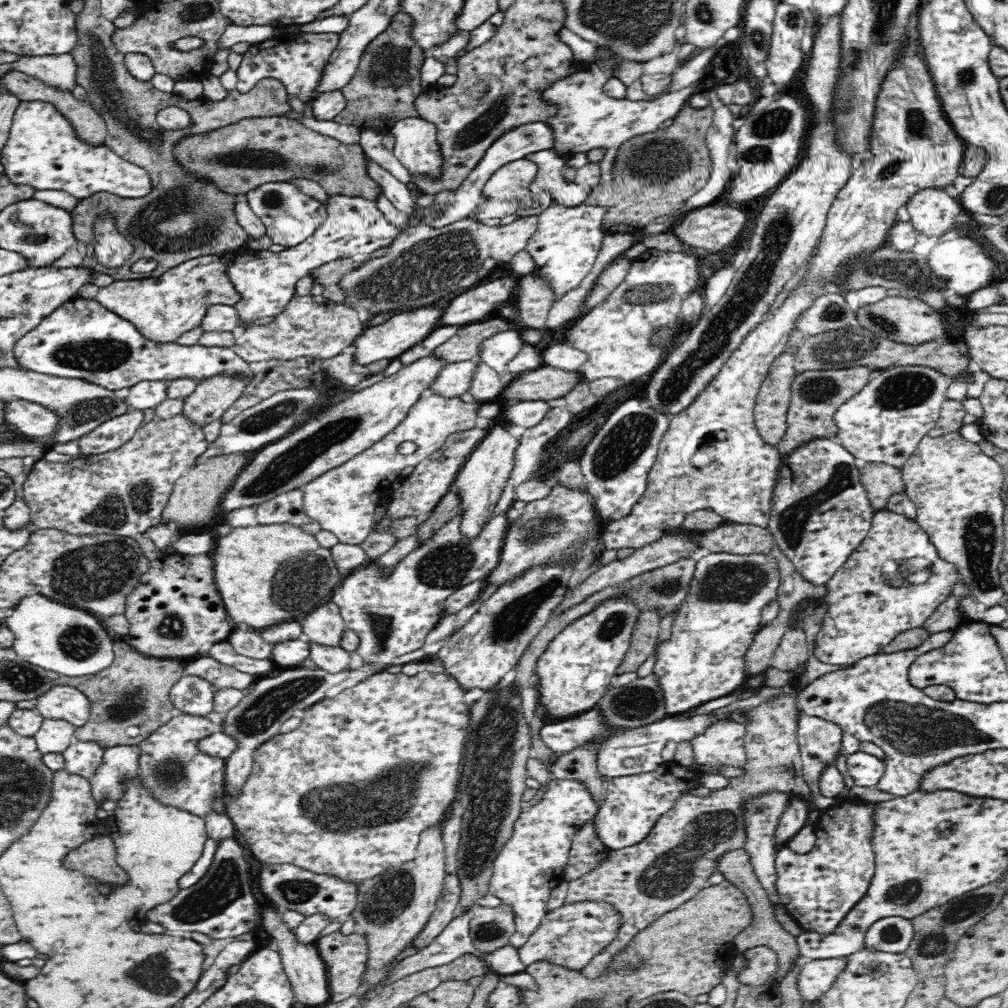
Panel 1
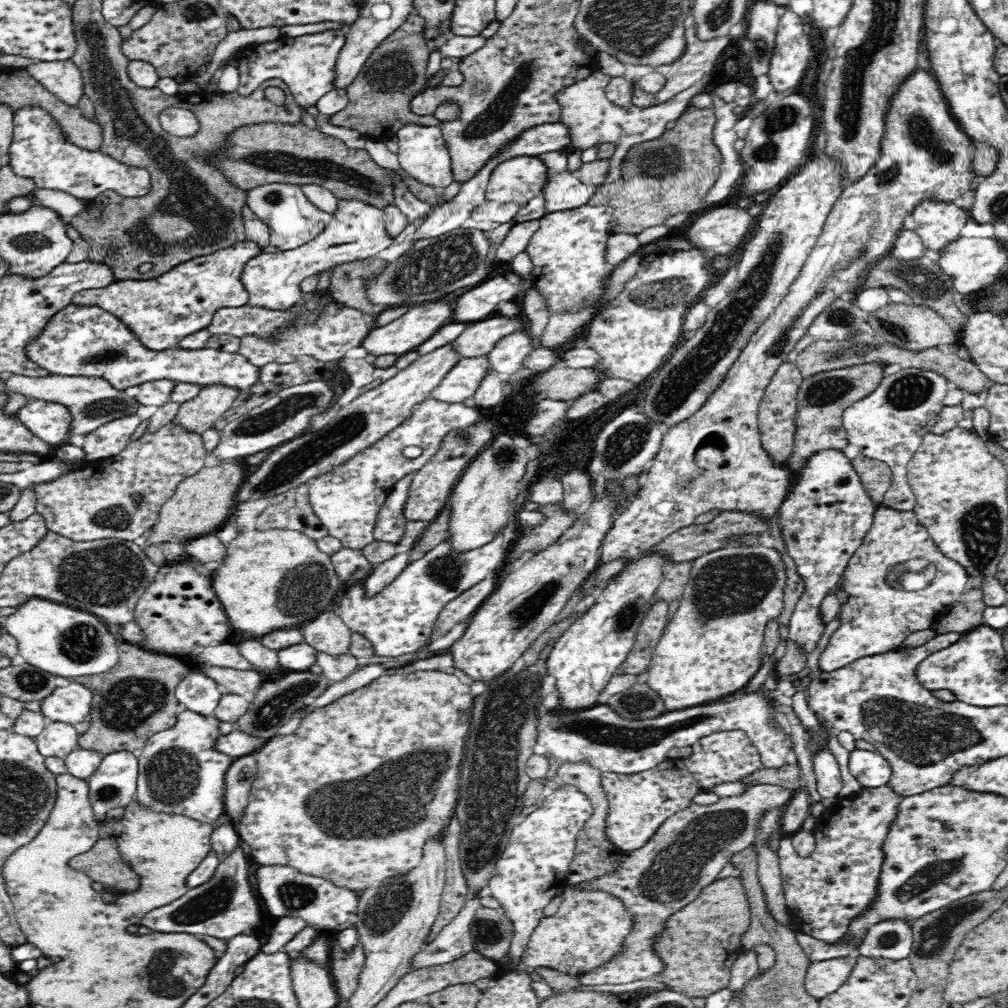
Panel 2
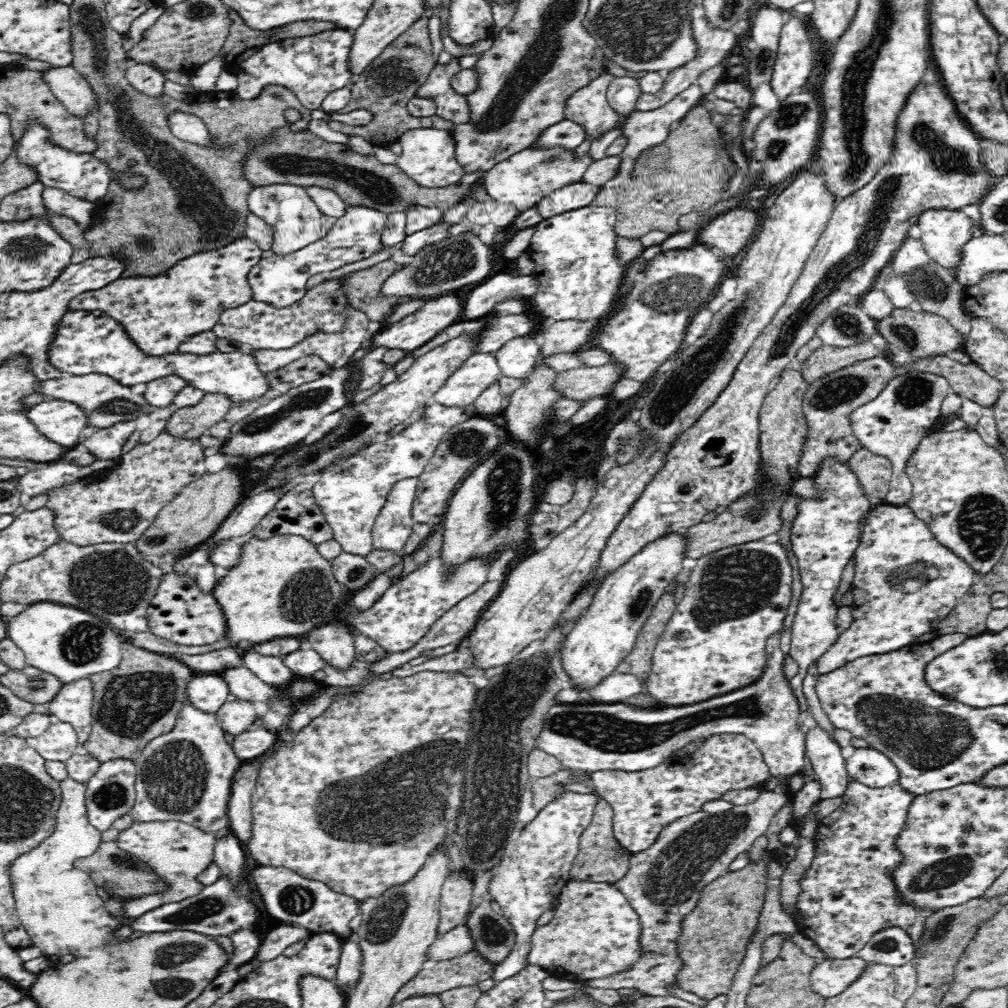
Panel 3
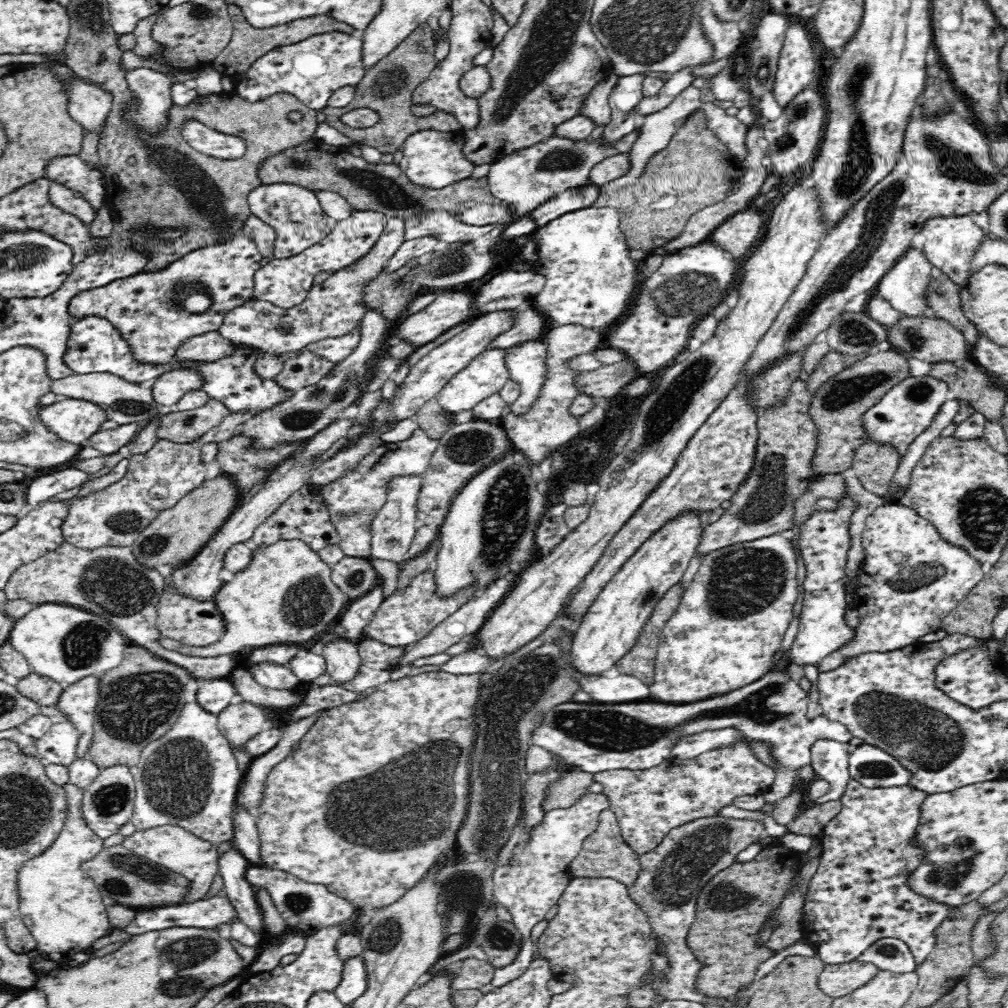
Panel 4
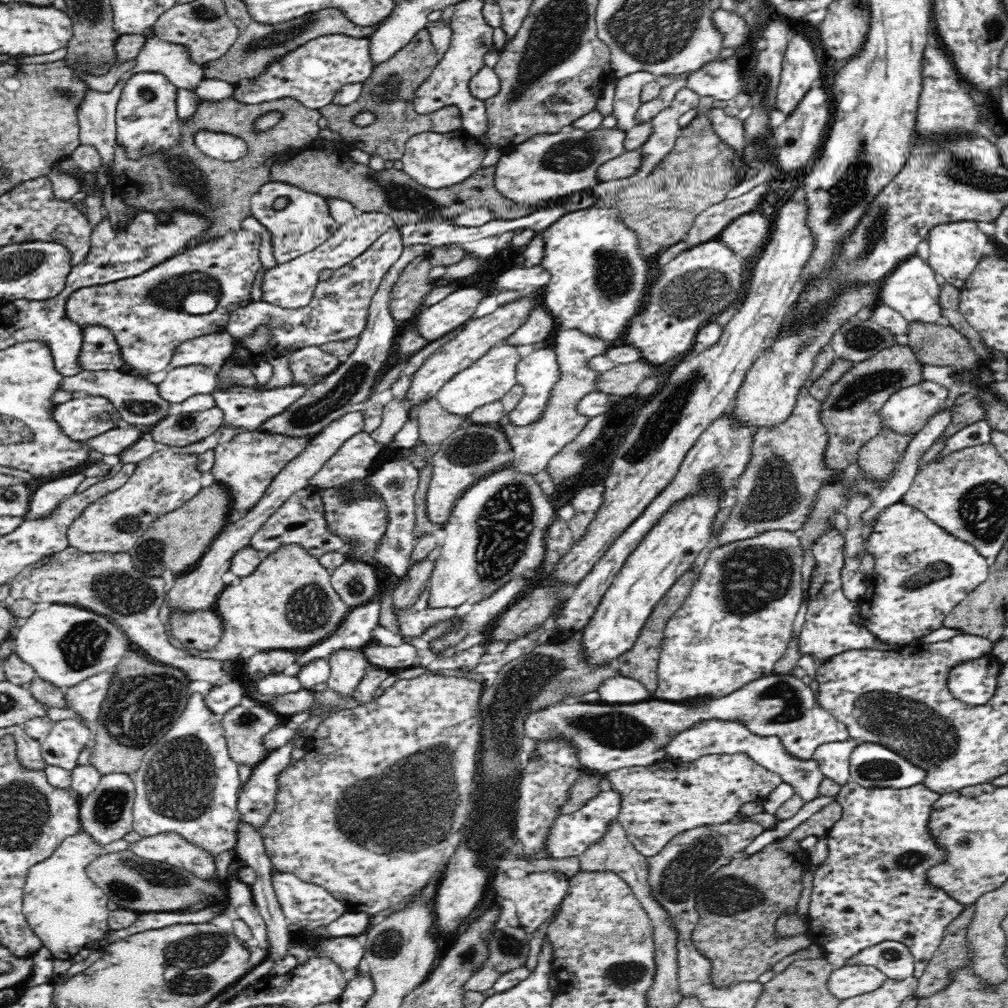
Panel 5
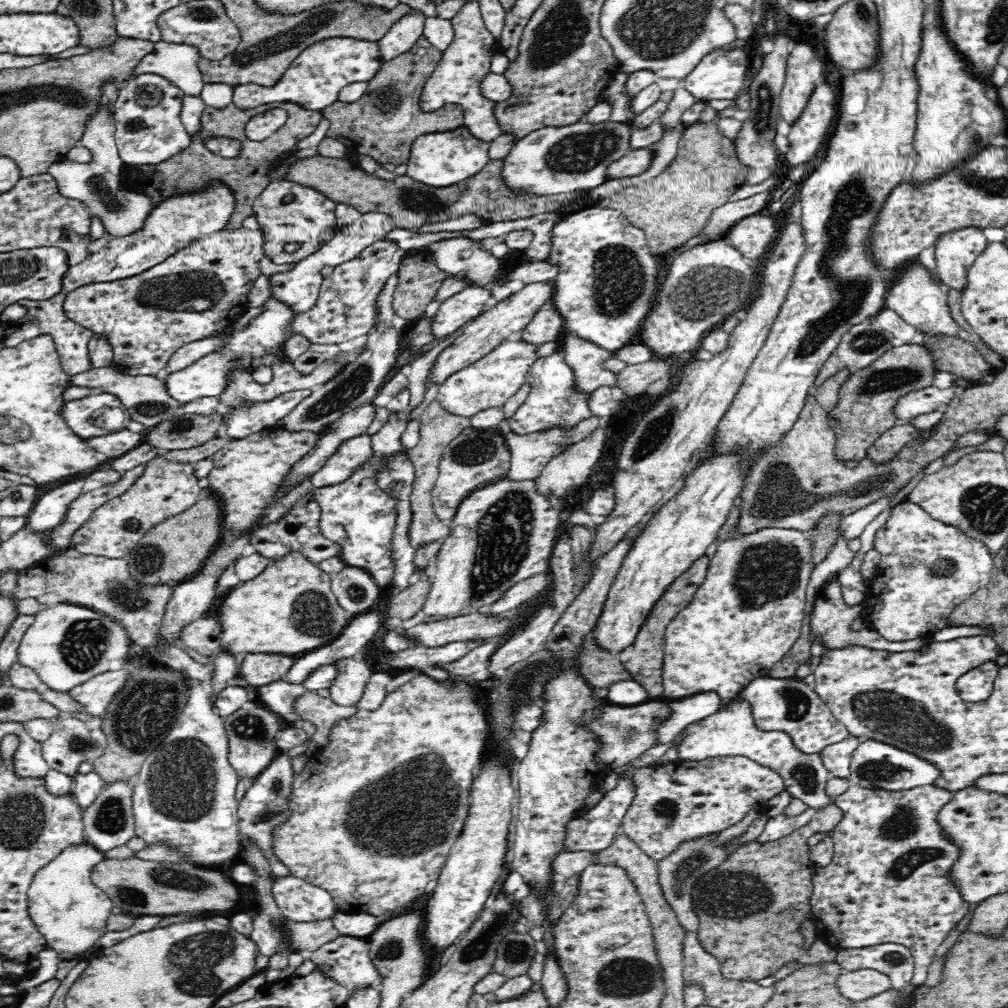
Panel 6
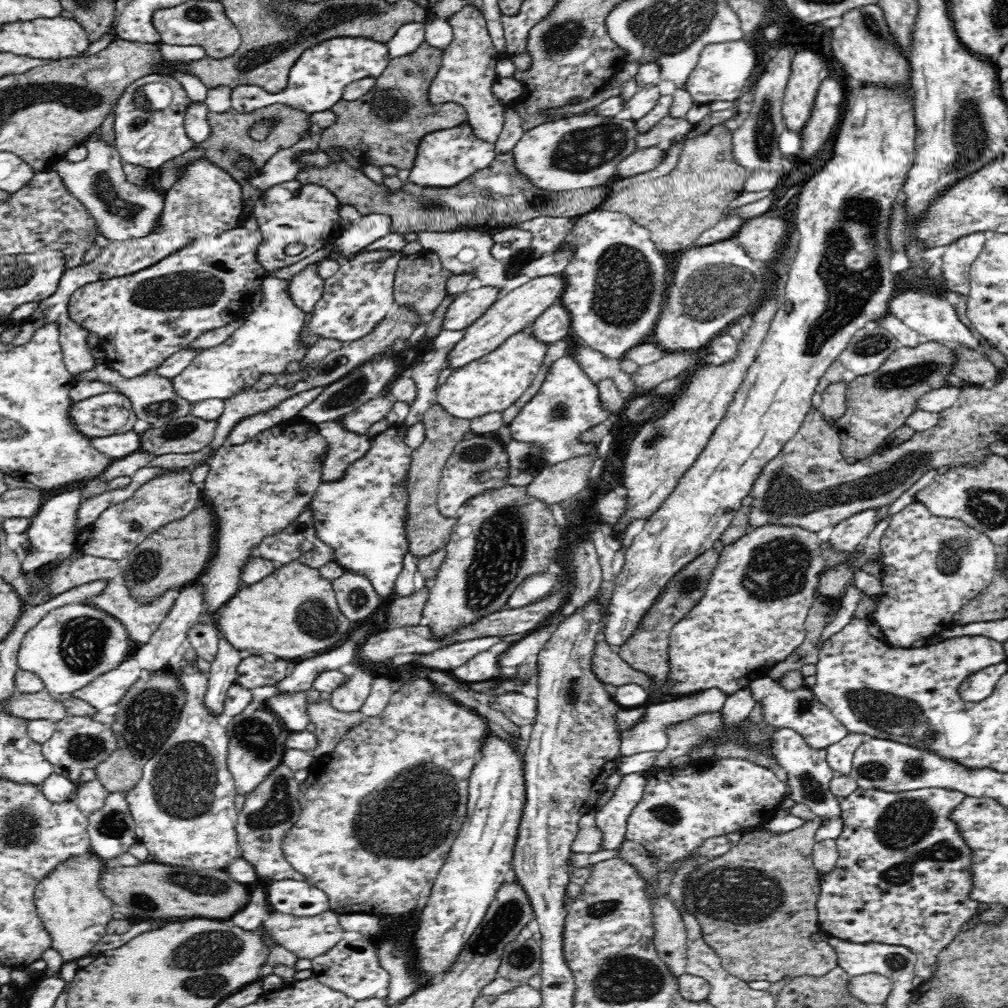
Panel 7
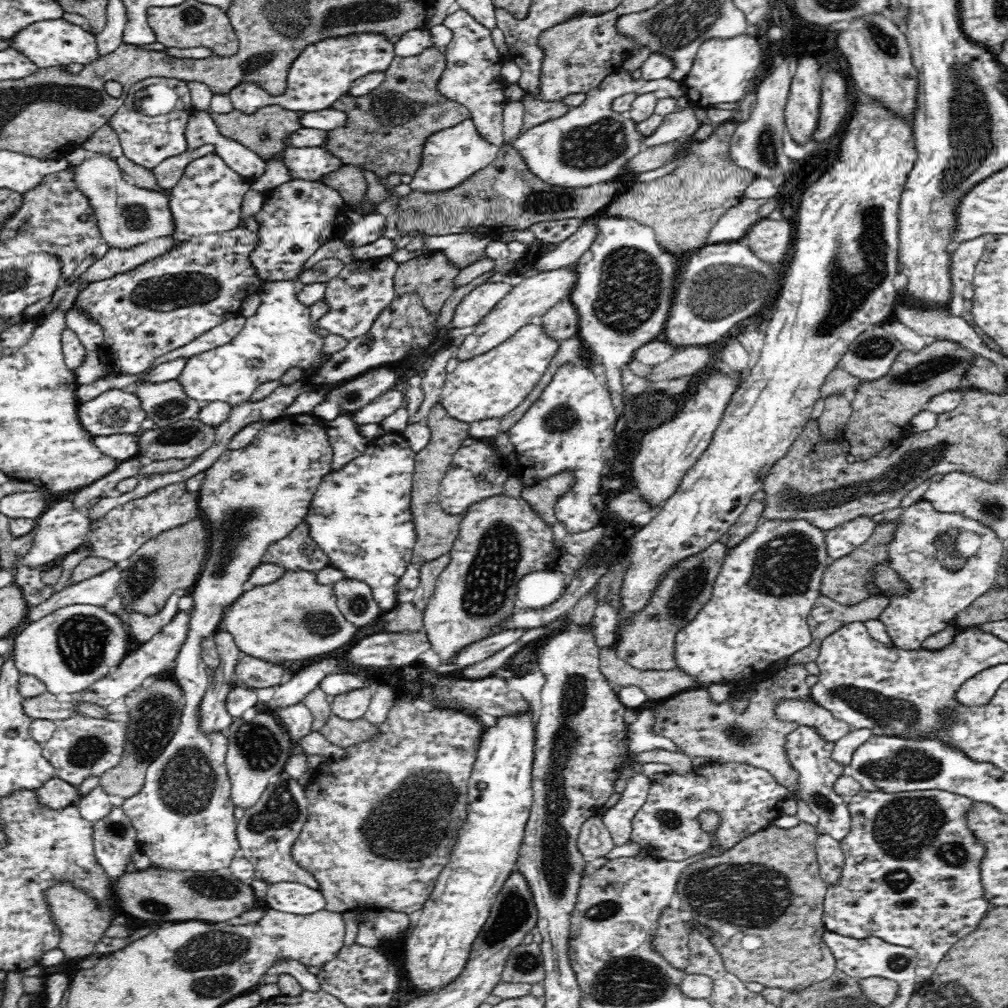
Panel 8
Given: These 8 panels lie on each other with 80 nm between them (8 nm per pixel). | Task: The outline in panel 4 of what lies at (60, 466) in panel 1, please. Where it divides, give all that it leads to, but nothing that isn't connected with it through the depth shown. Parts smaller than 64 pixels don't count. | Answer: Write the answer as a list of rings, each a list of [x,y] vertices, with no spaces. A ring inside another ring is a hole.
[[[158,439],[144,454],[131,456],[127,473],[108,488],[100,489],[90,496],[76,499],[69,504],[68,520],[62,524],[66,543],[82,549],[131,547],[136,537],[144,531],[164,509],[172,508],[183,496],[199,487],[206,480],[206,465],[202,463],[201,448],[194,443],[178,444]]]

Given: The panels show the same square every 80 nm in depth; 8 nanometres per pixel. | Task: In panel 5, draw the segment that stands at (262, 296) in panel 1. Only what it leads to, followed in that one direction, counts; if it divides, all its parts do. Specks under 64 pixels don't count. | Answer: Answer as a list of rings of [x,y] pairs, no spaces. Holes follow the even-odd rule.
[[[359,212],[356,217],[339,226],[334,235],[316,250],[298,256],[286,264],[278,264],[276,268],[264,274],[263,301],[284,309],[298,309],[308,306],[314,298],[316,286],[319,284],[319,273],[325,269],[341,268],[363,254],[382,234],[392,227],[393,218],[383,212]]]

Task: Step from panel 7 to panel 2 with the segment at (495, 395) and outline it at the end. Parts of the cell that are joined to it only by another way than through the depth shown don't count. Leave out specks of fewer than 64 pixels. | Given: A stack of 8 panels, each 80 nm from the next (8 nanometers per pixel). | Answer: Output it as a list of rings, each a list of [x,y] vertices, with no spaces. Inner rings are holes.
[[[487,355],[476,356],[476,358],[462,357],[446,378],[440,382],[440,386],[430,394],[430,398],[448,404],[463,403],[467,398],[473,398],[474,393],[478,392],[482,380],[492,372],[490,361]]]

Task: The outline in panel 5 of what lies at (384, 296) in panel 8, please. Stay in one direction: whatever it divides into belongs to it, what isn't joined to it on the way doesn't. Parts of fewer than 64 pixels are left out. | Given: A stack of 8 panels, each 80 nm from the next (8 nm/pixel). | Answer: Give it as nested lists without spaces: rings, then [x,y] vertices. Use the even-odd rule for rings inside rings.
[[[398,225],[390,227],[363,253],[345,266],[335,269],[328,280],[319,282],[314,298],[308,306],[298,309],[284,309],[265,301],[254,302],[232,312],[225,331],[230,336],[244,338],[252,334],[258,326],[271,326],[271,340],[277,353],[284,348],[304,348],[322,346],[327,342],[345,341],[360,336],[368,325],[368,314],[373,294],[378,290],[382,278],[396,264],[404,251]]]

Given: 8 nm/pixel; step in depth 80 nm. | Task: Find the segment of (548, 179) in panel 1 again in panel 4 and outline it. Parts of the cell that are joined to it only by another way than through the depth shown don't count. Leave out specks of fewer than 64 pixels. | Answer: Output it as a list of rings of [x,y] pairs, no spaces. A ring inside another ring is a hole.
[[[594,184],[568,189],[541,204],[526,217],[532,219],[536,229],[539,229],[567,212],[592,206],[596,202],[598,194],[600,194],[599,186]]]

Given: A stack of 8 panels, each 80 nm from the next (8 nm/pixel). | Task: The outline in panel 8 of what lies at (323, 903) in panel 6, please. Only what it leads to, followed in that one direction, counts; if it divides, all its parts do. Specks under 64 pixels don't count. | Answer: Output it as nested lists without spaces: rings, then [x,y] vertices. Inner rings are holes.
[[[296,882],[270,884],[264,903],[270,909],[299,915],[326,908],[326,899],[321,891]]]

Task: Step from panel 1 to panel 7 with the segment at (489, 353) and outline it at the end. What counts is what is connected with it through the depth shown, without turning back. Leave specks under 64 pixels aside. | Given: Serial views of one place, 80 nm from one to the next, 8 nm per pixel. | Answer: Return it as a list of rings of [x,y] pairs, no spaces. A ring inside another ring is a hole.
[[[570,357],[556,359],[551,366],[540,392],[520,409],[509,424],[512,439],[536,447],[536,456],[530,456],[528,467],[540,472],[565,460],[586,455],[597,458],[597,444],[580,437],[595,426],[609,424],[612,412],[603,407],[598,384],[592,383],[584,369]]]

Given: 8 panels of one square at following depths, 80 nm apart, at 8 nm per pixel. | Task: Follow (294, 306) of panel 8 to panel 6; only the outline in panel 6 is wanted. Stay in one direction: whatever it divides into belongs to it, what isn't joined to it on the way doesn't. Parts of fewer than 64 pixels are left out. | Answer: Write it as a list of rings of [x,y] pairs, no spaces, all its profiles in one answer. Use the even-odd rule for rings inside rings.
[[[271,296],[263,304],[263,312],[248,325],[229,331],[229,334],[224,337],[220,350],[214,350],[183,370],[170,374],[165,381],[169,395],[184,404],[197,398],[219,397],[224,390],[228,390],[228,384],[234,372],[242,370],[252,374],[259,366],[273,368],[276,363],[289,360],[283,350],[286,341],[294,335],[291,325],[296,316],[298,316],[296,311],[292,311],[292,308],[286,307],[286,304],[280,303]]]

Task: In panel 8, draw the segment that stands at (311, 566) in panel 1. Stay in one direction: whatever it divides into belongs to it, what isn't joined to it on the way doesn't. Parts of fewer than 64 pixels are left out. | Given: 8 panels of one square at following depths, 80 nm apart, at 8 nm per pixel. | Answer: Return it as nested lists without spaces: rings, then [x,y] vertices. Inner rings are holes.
[[[286,571],[272,584],[244,591],[224,611],[221,627],[232,634],[244,655],[293,666],[348,646],[357,631],[340,612],[333,587],[316,582],[315,572],[308,571]]]

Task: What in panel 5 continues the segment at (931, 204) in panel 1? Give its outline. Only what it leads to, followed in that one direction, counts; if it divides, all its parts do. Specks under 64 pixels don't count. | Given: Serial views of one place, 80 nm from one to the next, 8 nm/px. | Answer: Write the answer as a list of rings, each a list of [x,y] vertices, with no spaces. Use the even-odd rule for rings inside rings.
[[[974,221],[938,225],[930,231],[930,267],[935,274],[946,279],[946,283],[961,289],[976,269],[978,262],[996,250],[997,243],[985,236]]]

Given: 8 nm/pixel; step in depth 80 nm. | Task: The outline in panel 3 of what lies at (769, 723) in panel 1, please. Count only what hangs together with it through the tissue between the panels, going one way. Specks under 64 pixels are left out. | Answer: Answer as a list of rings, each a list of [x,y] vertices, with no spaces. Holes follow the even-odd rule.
[[[761,789],[760,798],[752,804],[746,806],[735,806],[731,812],[725,814],[710,814],[710,812],[700,811],[685,816],[682,819],[671,822],[657,836],[652,848],[632,855],[630,858],[630,869],[624,878],[615,882],[615,885],[624,893],[632,908],[638,913],[642,923],[642,936],[640,944],[643,953],[637,963],[623,973],[615,974],[608,979],[594,979],[586,982],[592,988],[636,988],[642,994],[652,997],[674,996],[671,989],[678,988],[678,971],[685,967],[685,960],[679,956],[677,942],[682,934],[683,920],[690,916],[696,906],[702,889],[716,880],[718,876],[726,874],[730,869],[730,864],[741,854],[751,850],[755,840],[765,834],[772,817],[786,802],[789,801],[787,792],[779,793]]]

